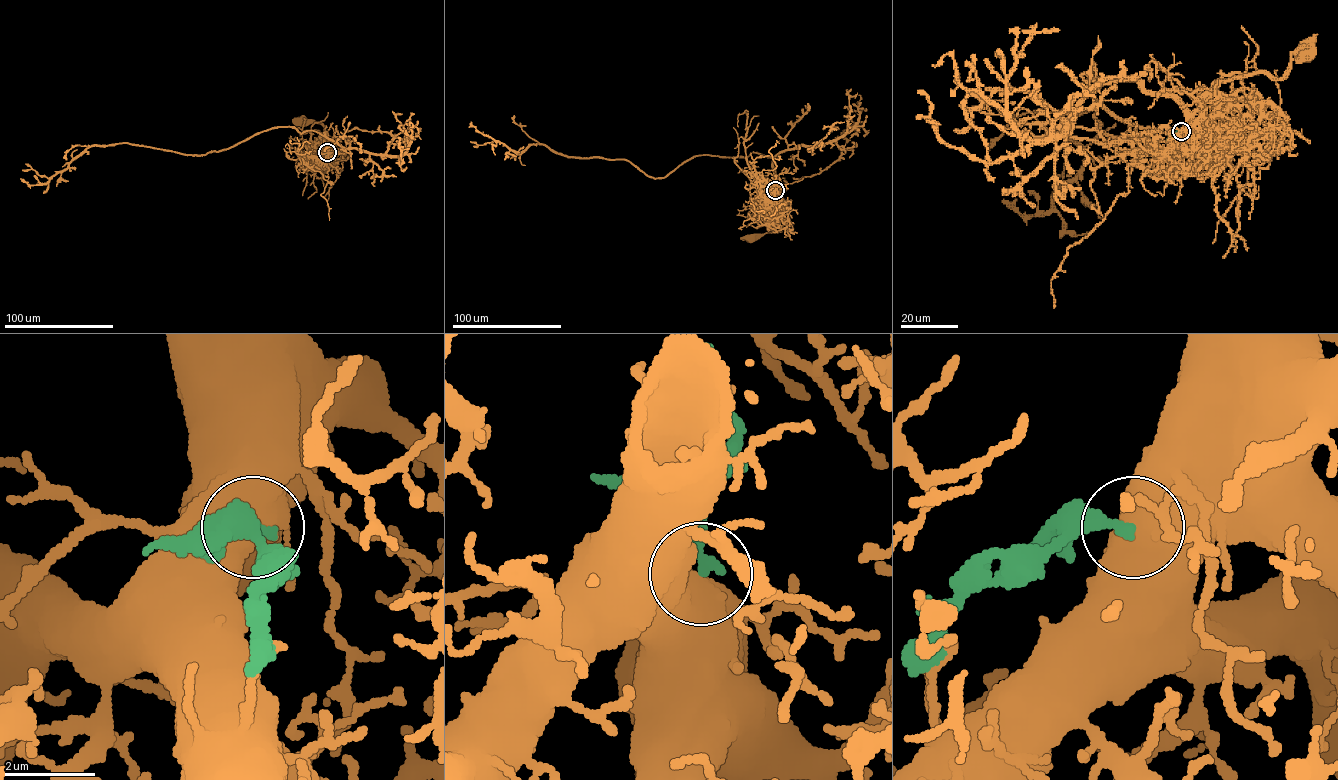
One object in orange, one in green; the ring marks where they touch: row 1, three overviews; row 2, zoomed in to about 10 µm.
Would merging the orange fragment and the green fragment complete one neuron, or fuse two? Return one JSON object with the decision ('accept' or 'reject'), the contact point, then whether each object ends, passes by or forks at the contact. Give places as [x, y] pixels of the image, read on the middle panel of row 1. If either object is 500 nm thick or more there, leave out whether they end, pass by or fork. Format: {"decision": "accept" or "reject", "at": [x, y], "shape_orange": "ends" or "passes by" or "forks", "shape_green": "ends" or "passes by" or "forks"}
{"decision": "reject", "at": [775, 190]}

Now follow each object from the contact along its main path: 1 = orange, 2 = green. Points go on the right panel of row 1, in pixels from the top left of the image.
1: (1182, 131), (1184, 122), (1218, 82), (1262, 72), (1280, 78), (1291, 55), (1307, 49)
2: (1181, 131), (1174, 133), (1168, 140)

